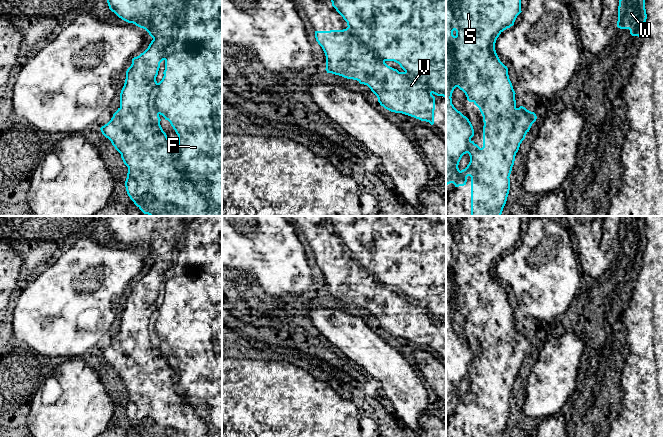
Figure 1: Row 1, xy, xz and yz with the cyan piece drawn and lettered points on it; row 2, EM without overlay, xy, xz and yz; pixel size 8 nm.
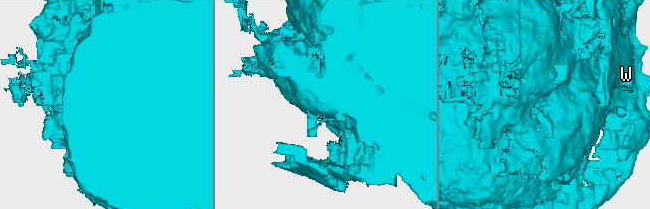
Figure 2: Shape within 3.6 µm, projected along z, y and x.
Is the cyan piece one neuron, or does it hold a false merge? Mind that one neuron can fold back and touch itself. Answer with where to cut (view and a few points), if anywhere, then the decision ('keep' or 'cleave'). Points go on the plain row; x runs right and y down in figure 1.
no cut | keep

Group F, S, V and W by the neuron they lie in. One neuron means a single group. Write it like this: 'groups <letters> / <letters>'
groups F S V W

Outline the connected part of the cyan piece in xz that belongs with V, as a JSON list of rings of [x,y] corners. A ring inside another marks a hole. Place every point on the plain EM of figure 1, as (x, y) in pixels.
[[[328,216],[330,224],[332,226],[332,230],[336,233],[336,235],[343,241],[343,243],[347,246],[347,252],[343,254],[330,254],[330,255],[315,255],[315,262],[318,268],[322,271],[325,280],[326,280],[326,295],[327,297],[332,297],[335,299],[342,300],[347,303],[357,304],[360,308],[367,309],[371,315],[377,320],[378,326],[385,333],[395,336],[402,337],[421,345],[429,346],[431,349],[434,348],[434,334],[435,334],[435,321],[437,320],[446,321],[446,216]],[[386,285],[394,285],[400,289],[400,291],[404,294],[403,296],[399,296],[397,293],[394,293],[388,290]]]

